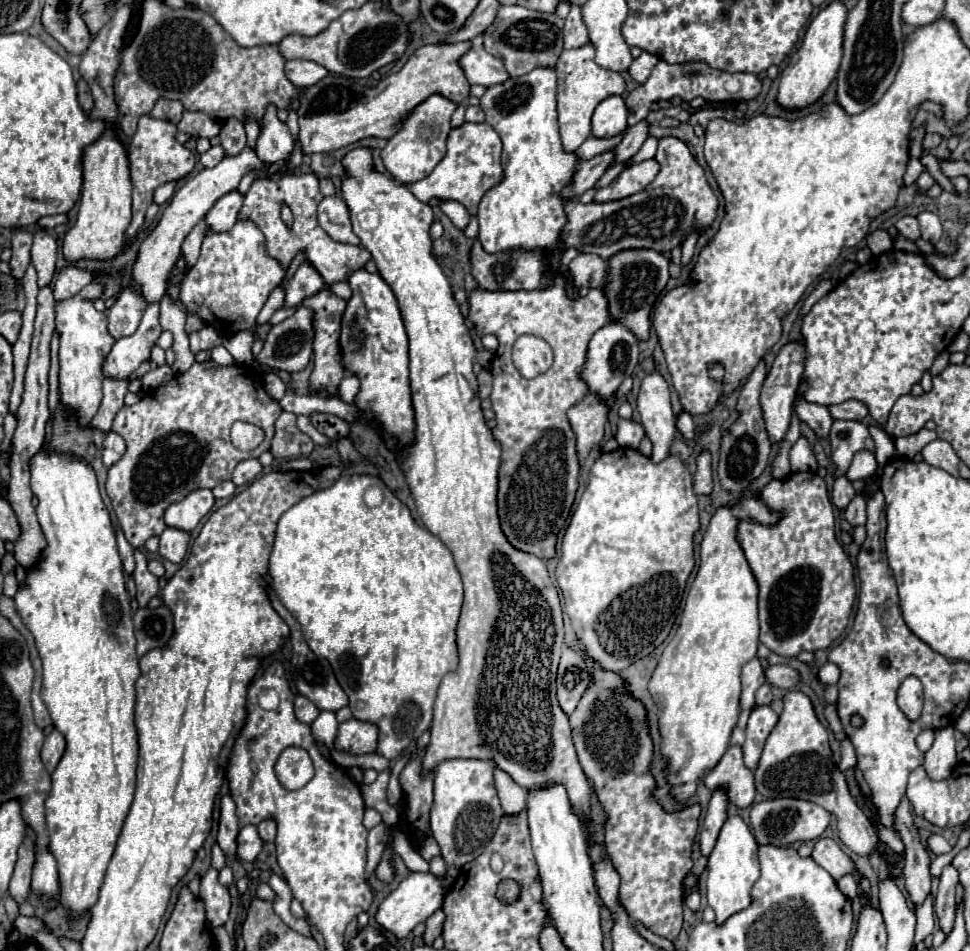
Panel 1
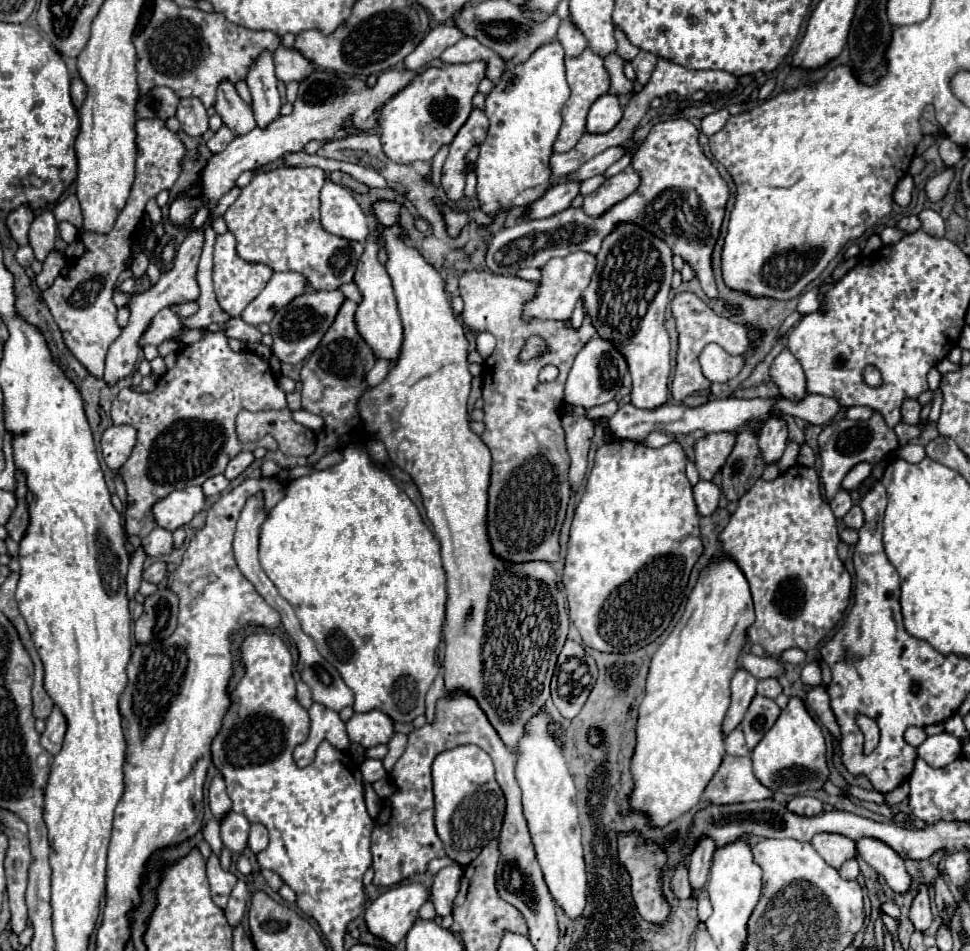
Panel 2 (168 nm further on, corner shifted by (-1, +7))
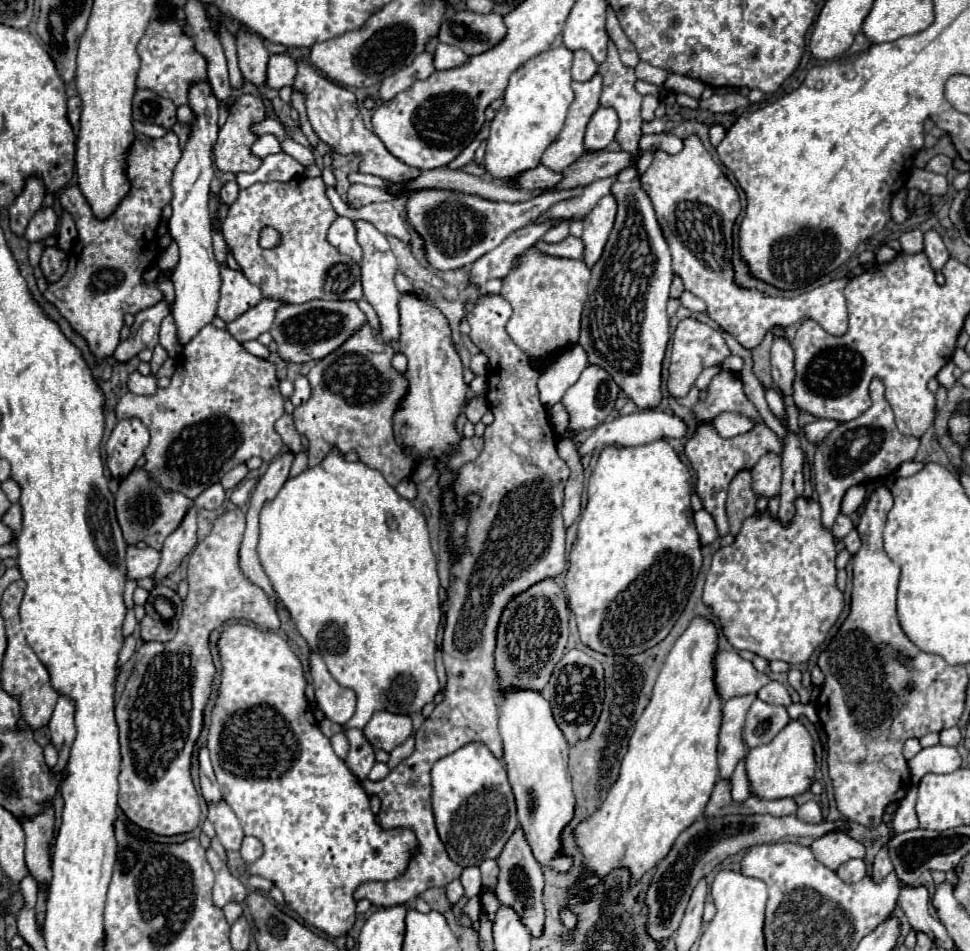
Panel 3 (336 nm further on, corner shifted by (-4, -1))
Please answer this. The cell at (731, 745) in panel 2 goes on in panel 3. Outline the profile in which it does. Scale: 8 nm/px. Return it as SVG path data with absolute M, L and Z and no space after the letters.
M741 761L731 777L731 795L735 801L745 801L749 797L749 781L745 773L745 763Z

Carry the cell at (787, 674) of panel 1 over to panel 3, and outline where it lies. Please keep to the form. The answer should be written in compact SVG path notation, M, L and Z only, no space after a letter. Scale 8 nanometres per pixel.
M719 651L713 659L713 667L717 693L723 701L757 693L769 683L769 677L759 673L751 661L741 659L737 651Z

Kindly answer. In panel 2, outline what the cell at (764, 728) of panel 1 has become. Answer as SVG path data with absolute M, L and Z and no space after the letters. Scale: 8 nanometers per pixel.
M756 695L752 699L752 703L750 703L750 707L740 723L744 737L746 737L746 745L750 751L764 737L766 729L770 729L776 723L778 715L780 715L780 707L772 699L762 697L762 695Z

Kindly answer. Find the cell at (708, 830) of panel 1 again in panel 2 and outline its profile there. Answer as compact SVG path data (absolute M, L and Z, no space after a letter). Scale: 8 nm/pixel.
M698 839L690 853L690 885L694 889L694 895L698 895L698 889L706 883L712 855L714 855L714 839Z

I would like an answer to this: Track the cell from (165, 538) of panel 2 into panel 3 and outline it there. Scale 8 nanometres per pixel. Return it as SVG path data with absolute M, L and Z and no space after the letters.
M127 547L127 555L125 555L127 579L139 581L143 577L151 577L155 573L159 561L161 561L161 553L151 547L145 547L145 549Z

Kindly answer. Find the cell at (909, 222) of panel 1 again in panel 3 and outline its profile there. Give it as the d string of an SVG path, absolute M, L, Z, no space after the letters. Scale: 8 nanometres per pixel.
M919 229L907 231L907 233L903 233L899 237L899 243L901 243L901 251L903 253L909 253L909 255L921 253L923 251L923 233Z

